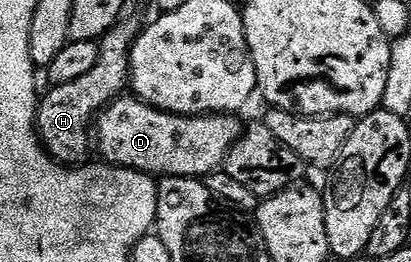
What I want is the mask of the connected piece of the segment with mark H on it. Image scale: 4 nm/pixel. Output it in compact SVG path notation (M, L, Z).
M120 20L106 36L100 38L98 63L94 63L93 69L86 71L86 75L74 79L74 83L51 86L47 90L49 93L39 98L36 107L36 136L40 138L45 152L58 165L80 167L89 160L88 148L91 150L94 145L90 136L90 126L129 88L128 72L132 43L136 40L142 25L141 22L128 20Z

